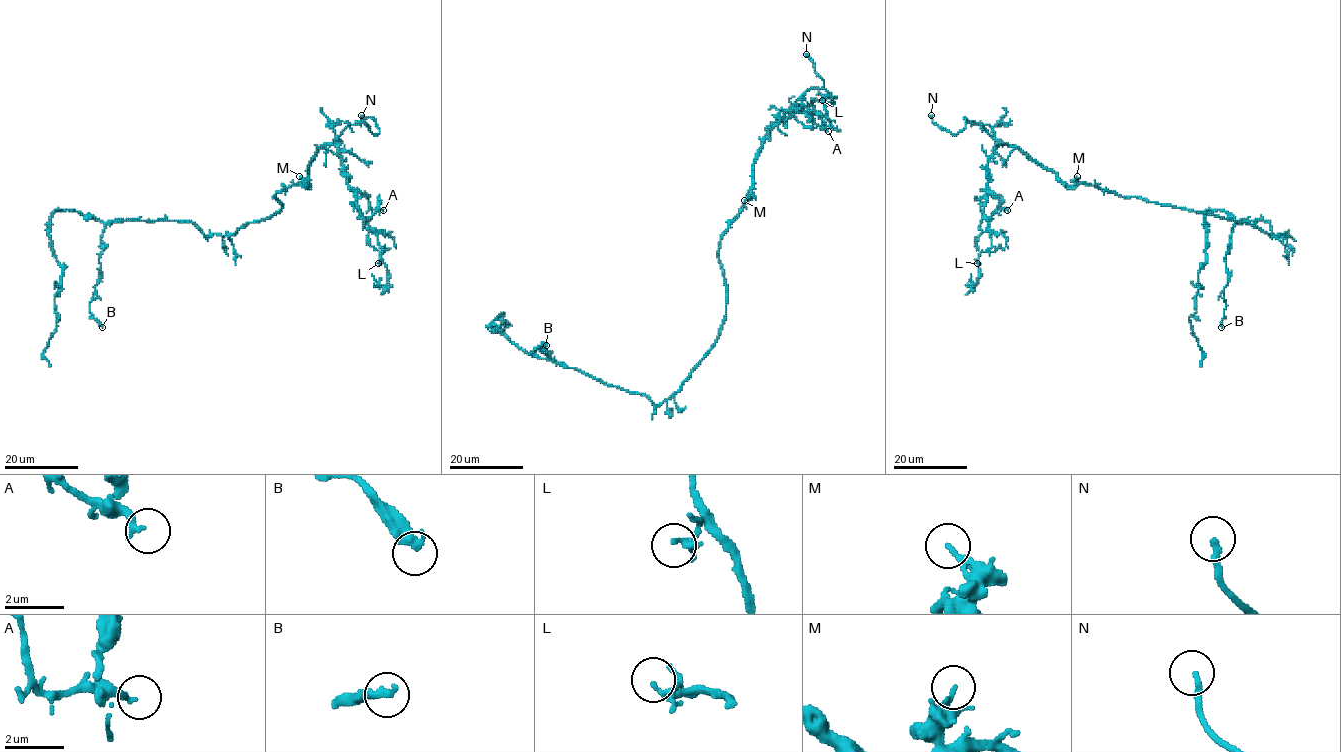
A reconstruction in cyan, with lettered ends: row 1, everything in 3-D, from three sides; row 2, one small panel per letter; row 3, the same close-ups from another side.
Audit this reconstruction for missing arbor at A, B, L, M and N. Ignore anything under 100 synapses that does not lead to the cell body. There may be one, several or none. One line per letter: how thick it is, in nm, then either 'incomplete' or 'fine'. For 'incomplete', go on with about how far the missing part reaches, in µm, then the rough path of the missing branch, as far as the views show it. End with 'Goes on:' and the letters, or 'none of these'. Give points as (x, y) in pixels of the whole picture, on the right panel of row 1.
A: 240 nm | fine
B: 340 nm | fine
L: 100 nm | fine
M: 150 nm | fine
N: 200 nm | incomplete | 35 µm | (931, 115), (927, 82), (911, 32)
Goes on: N

